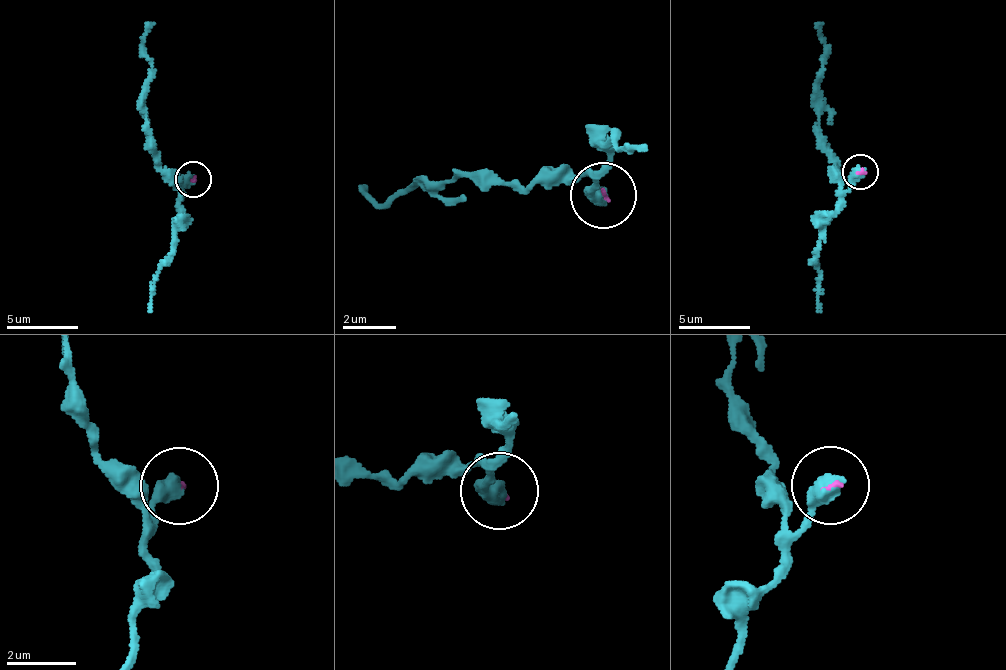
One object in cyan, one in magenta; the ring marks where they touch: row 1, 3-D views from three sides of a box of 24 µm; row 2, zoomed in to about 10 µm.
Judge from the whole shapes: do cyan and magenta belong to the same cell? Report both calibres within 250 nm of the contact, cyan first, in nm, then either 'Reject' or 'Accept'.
Thickness 550 nm (cyan) against 60 nm. Reject

